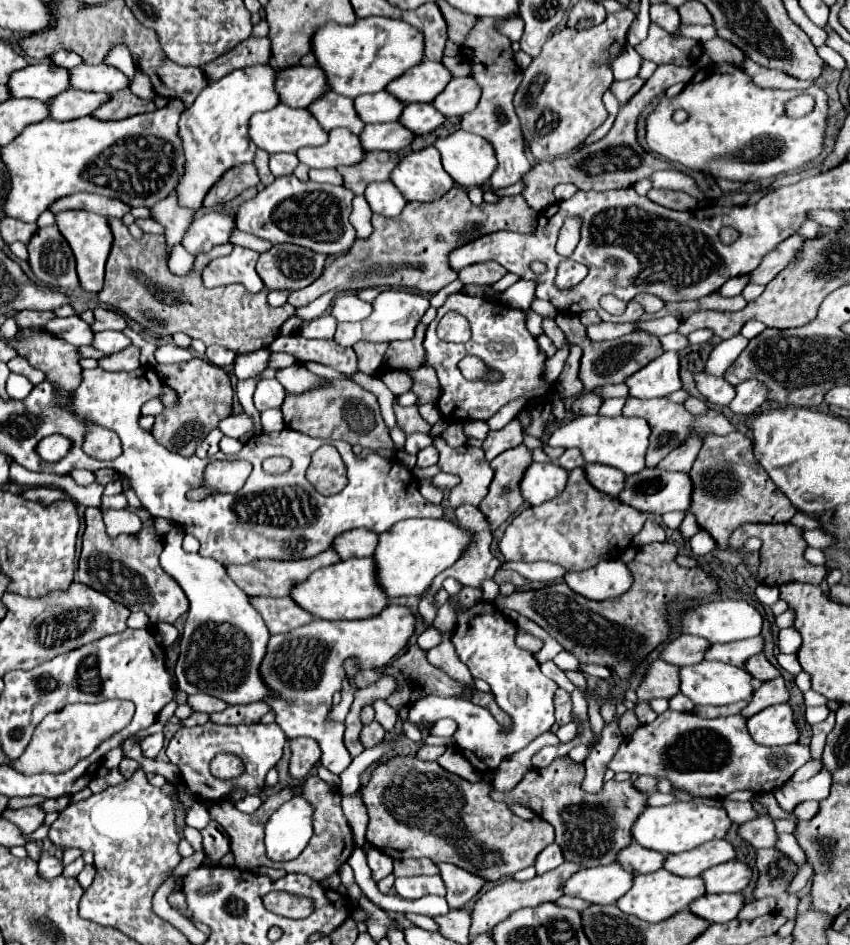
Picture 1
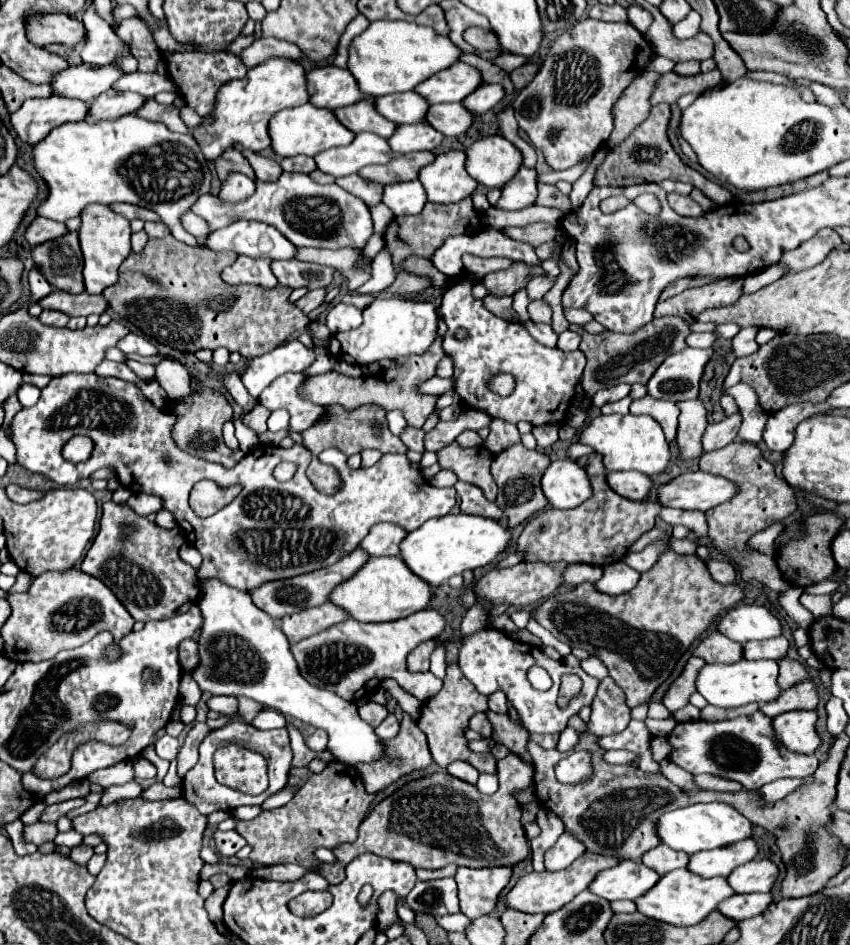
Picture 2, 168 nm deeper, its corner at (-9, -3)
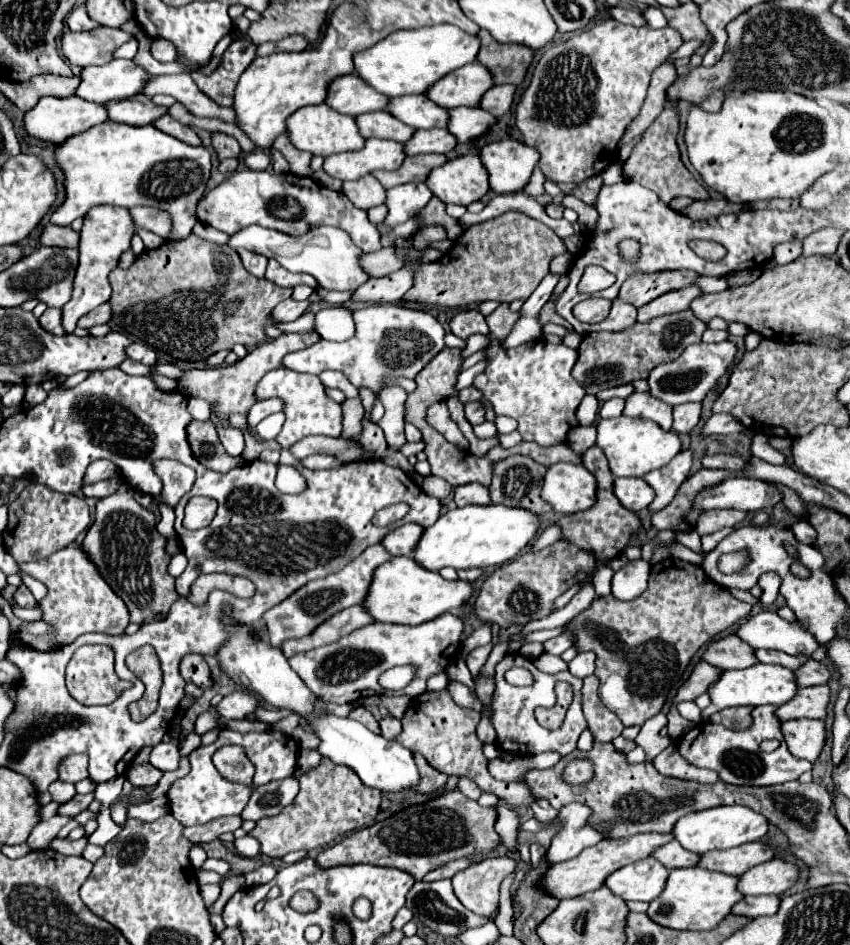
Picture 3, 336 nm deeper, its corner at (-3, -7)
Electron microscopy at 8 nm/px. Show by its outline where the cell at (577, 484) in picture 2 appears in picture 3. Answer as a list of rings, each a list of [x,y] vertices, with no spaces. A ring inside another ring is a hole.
[[[554,464],[548,468],[544,476],[544,486],[542,486],[542,498],[552,504],[552,508],[558,514],[574,514],[582,512],[594,506],[596,502],[596,478],[592,472],[588,472],[582,464]]]

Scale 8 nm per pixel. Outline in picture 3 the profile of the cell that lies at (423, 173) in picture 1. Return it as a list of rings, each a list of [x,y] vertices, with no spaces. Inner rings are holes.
[[[468,154],[448,160],[444,166],[434,168],[426,180],[434,196],[444,204],[468,206],[480,200],[488,190],[488,172],[480,156]]]

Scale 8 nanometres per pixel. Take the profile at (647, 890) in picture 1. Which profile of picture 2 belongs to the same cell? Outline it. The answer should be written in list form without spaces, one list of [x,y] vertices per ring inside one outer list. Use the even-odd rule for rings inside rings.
[[[682,868],[682,870],[672,870],[666,876],[662,876],[660,884],[656,884],[652,892],[646,892],[644,896],[640,896],[640,900],[634,900],[634,902],[636,902],[638,912],[642,912],[644,916],[652,920],[660,920],[672,926],[694,926],[702,918],[706,918],[706,914],[710,914],[722,900],[730,898],[732,894],[734,890],[728,886],[726,878],[720,878],[720,876],[702,878]]]

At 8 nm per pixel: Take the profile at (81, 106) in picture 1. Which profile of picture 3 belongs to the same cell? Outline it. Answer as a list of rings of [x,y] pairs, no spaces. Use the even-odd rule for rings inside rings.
[[[136,94],[126,100],[112,100],[106,104],[108,116],[114,122],[124,122],[130,126],[146,126],[158,120],[158,116],[164,116],[168,108],[156,106],[150,96]]]

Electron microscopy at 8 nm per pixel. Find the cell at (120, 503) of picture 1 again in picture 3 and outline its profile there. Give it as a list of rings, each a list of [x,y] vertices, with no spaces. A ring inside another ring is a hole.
[[[155,460],[154,471],[162,478],[162,498],[164,502],[168,502],[170,506],[176,506],[180,502],[180,498],[190,492],[192,484],[194,484],[194,470],[176,462],[176,460]]]

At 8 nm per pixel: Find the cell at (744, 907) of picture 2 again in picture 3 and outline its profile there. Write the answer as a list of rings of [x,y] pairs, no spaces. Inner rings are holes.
[[[744,896],[732,908],[732,914],[746,916],[746,918],[758,918],[758,916],[770,916],[778,912],[778,908],[780,908],[780,896]]]

